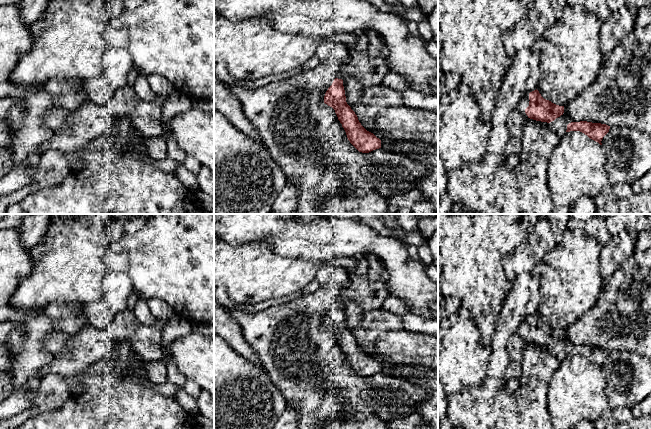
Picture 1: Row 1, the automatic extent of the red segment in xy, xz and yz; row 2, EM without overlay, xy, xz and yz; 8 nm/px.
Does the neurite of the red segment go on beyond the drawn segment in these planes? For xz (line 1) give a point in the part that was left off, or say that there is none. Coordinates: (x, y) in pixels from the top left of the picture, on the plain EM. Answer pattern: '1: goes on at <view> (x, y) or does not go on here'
1: goes on at xz (370, 291)

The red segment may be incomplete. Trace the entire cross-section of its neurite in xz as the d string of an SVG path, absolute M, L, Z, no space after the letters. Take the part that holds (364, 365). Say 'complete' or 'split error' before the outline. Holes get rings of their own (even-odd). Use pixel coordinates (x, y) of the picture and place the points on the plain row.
split error; M373 253L367 255L369 269L363 277L353 277L351 283L340 294L338 300L334 303L332 309L328 312L324 320L324 327L332 331L338 341L338 344L344 352L350 367L362 377L369 377L381 372L381 364L373 357L367 355L359 346L357 339L346 326L343 304L345 302L355 302L365 310L375 310L382 308L384 301L390 295L387 288L387 271L381 260Z

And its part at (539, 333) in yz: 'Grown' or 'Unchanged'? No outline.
Grown

